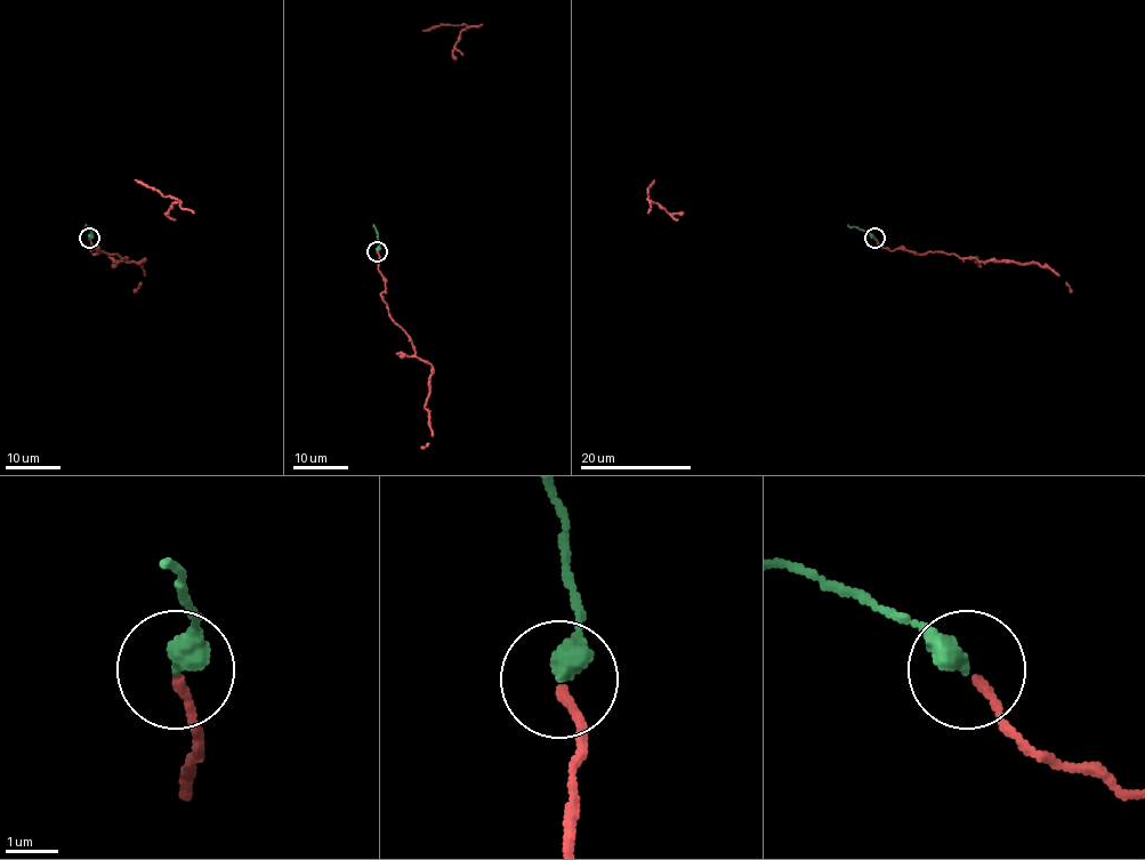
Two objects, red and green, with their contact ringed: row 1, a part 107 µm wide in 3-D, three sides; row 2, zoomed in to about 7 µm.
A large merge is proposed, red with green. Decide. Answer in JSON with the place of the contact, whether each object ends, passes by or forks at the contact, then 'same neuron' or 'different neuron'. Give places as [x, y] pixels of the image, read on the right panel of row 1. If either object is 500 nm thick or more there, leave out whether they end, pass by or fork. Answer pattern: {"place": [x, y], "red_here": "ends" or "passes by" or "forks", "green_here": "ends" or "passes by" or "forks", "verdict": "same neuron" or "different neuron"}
{"place": [875, 238], "red_here": "ends", "green_here": "ends", "verdict": "same neuron"}

